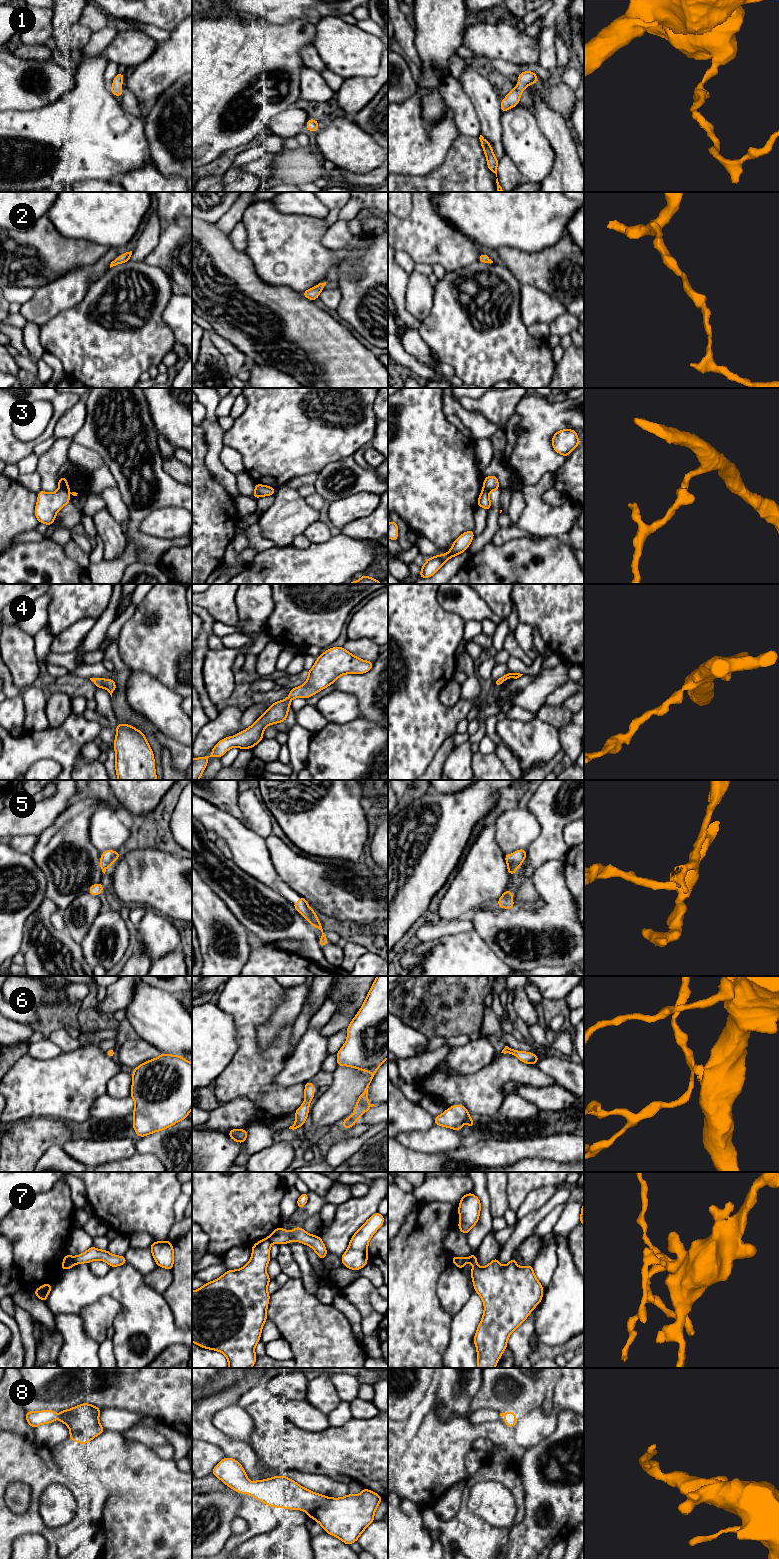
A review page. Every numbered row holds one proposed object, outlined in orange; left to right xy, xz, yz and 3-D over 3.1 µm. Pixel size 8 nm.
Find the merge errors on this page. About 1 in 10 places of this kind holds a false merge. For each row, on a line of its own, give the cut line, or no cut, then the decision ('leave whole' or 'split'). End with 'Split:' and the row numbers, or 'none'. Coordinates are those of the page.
1: no cut; leave whole
2: no cut; leave whole
3: no cut; leave whole
4: no cut; leave whole
5: no cut; leave whole
6: no cut; leave whole
7: cut in xy along (73, 1257), (75, 1263); split
8: no cut; leave whole
Split: 7

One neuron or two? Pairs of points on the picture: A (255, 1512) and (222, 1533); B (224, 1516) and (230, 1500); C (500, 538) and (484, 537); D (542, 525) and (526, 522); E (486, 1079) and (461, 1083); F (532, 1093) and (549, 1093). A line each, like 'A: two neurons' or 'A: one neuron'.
A: two neurons
B: one neuron
C: two neurons
D: one neuron
E: one neuron
F: one neuron

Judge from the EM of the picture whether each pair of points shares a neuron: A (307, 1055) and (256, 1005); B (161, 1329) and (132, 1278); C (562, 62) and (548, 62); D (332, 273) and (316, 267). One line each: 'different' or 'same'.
A: different
B: same
C: different
D: different

